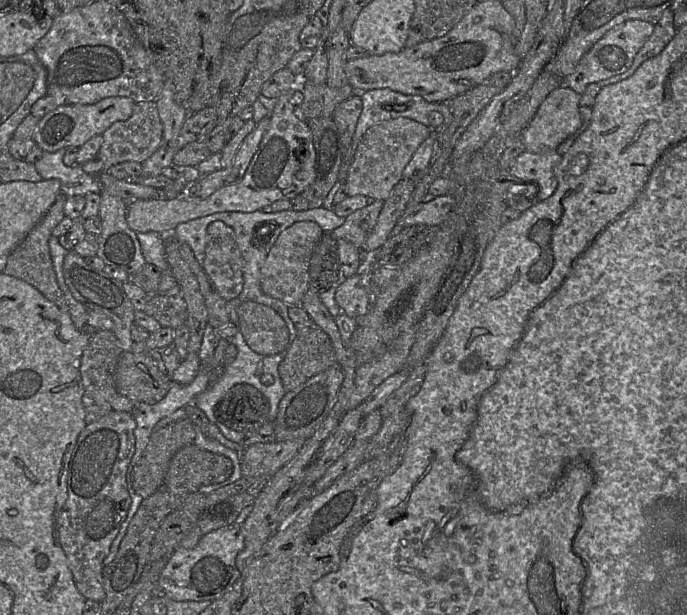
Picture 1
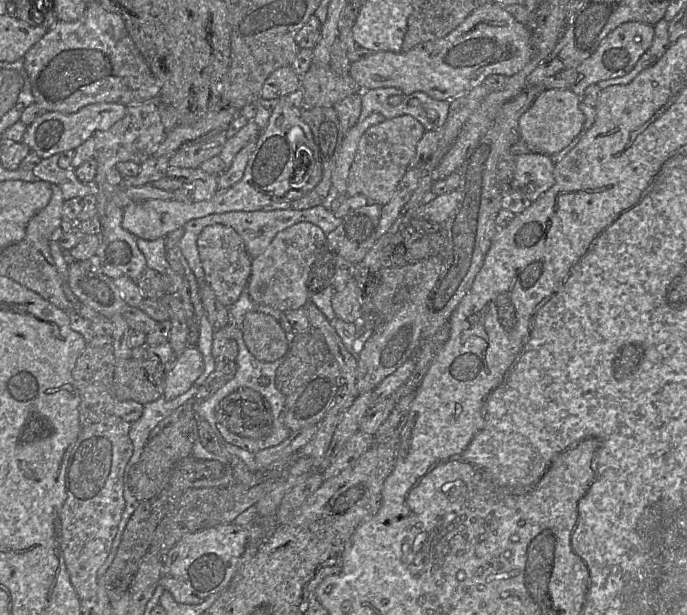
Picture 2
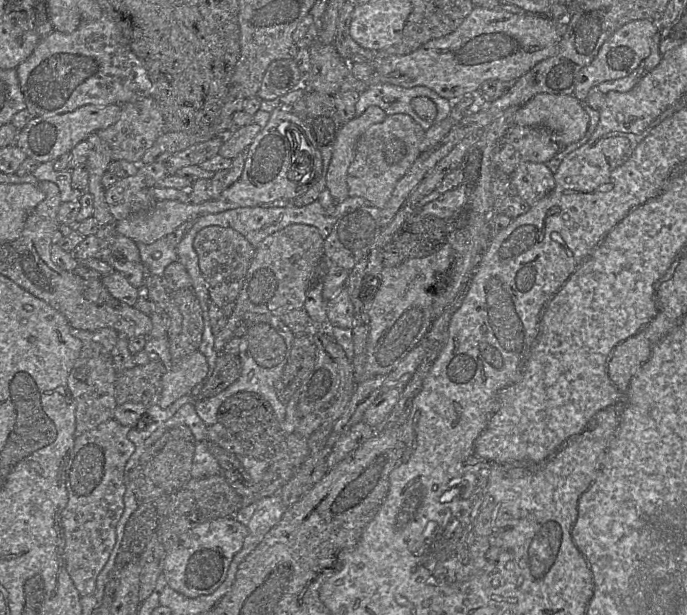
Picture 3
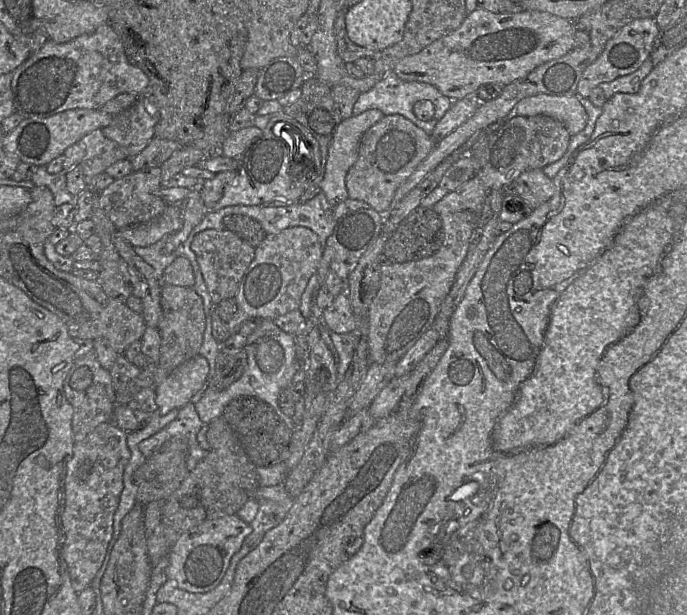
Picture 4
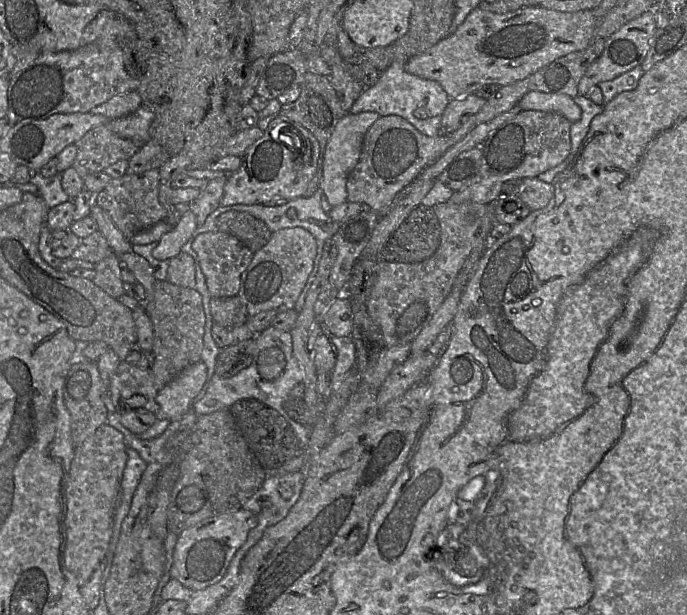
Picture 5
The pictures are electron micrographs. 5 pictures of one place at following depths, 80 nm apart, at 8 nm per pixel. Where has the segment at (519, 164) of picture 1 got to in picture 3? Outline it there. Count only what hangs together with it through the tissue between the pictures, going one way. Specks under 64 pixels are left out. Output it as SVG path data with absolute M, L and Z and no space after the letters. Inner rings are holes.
M523 162L511 174L511 183L528 205L533 206L555 187L554 174L545 163Z

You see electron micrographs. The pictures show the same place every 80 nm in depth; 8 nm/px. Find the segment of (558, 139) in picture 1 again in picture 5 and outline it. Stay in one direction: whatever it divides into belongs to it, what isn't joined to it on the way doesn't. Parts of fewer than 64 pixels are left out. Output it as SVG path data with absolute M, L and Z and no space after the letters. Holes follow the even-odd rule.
M531 91L523 96L518 103L521 110L555 112L566 117L571 123L580 120L581 108L574 99L565 94Z

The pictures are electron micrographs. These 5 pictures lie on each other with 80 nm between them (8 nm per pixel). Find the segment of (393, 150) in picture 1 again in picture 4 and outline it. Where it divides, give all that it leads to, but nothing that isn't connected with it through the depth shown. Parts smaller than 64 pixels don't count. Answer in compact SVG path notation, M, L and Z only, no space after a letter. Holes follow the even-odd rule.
M400 114L384 115L362 136L359 155L346 175L348 197L361 200L386 214L398 187L429 155L436 145L433 137Z

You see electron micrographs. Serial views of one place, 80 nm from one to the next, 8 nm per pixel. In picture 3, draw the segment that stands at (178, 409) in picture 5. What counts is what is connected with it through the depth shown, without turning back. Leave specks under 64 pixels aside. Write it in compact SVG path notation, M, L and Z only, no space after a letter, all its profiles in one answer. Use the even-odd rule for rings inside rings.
M199 350L173 361L163 375L157 404L167 408L189 394L205 378L207 371L207 359Z

